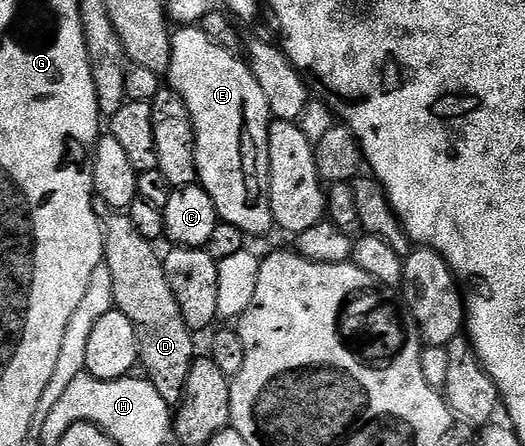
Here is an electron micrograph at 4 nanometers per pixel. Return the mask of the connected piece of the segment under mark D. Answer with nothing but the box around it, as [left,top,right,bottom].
[92,198,193,405]

